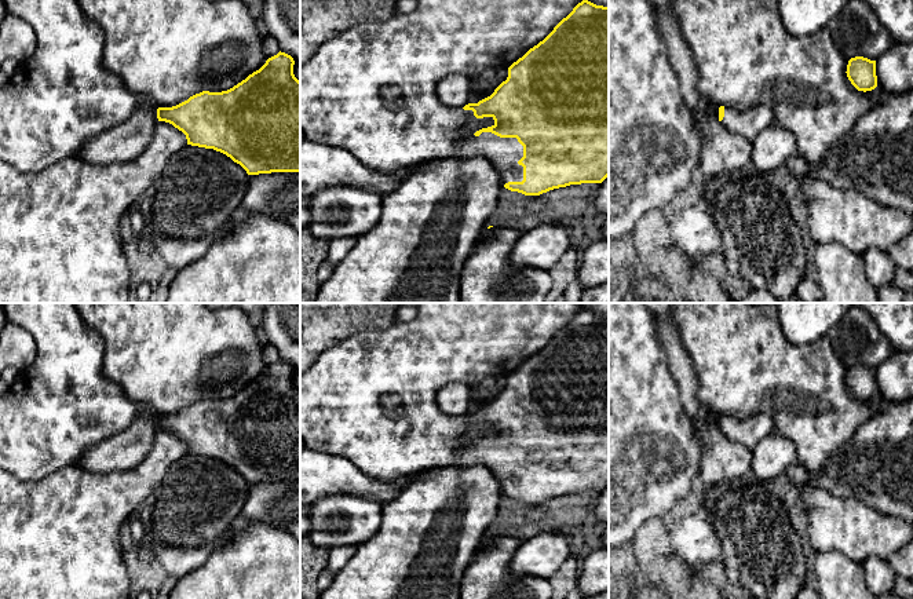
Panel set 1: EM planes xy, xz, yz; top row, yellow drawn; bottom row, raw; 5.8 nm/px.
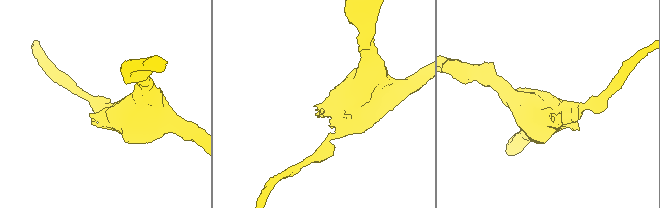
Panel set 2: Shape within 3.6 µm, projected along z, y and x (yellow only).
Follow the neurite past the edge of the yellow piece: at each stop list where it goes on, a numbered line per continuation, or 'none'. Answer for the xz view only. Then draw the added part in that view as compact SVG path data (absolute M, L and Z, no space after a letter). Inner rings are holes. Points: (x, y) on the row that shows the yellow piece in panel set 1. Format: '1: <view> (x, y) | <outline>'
1: xz (372, 90) | M417 0L417 7L414 11L406 15L398 15L392 17L390 19L381 21L381 22L365 22L361 25L355 25L343 33L336 34L333 39L329 39L324 41L315 54L300 67L300 129L304 132L306 139L314 142L314 143L324 143L324 145L330 145L340 147L348 153L351 153L357 160L359 160L365 167L379 171L379 172L386 172L391 174L395 172L401 168L413 168L419 164L423 164L430 160L438 160L438 158L446 158L452 156L483 156L487 158L499 171L503 183L508 182L522 182L523 180L523 167L518 164L518 161L523 157L523 146L518 142L516 138L500 138L492 132L482 132L479 136L475 136L475 132L464 132L463 128L468 121L476 120L474 116L472 110L464 110L463 107L448 107L441 103L441 101L437 96L437 84L448 76L452 74L467 74L470 77L478 76L483 73L486 69L494 69L494 67L510 67L514 62L516 62L519 58L522 58L530 48L537 45L540 41L543 41L552 30L554 28L563 19L566 18L573 8L581 3L583 0Z

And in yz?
1: yz (749, 123) | M757 105L746 110L724 106L724 117L720 123L730 132L741 135L752 143L771 121L771 110L766 105Z

